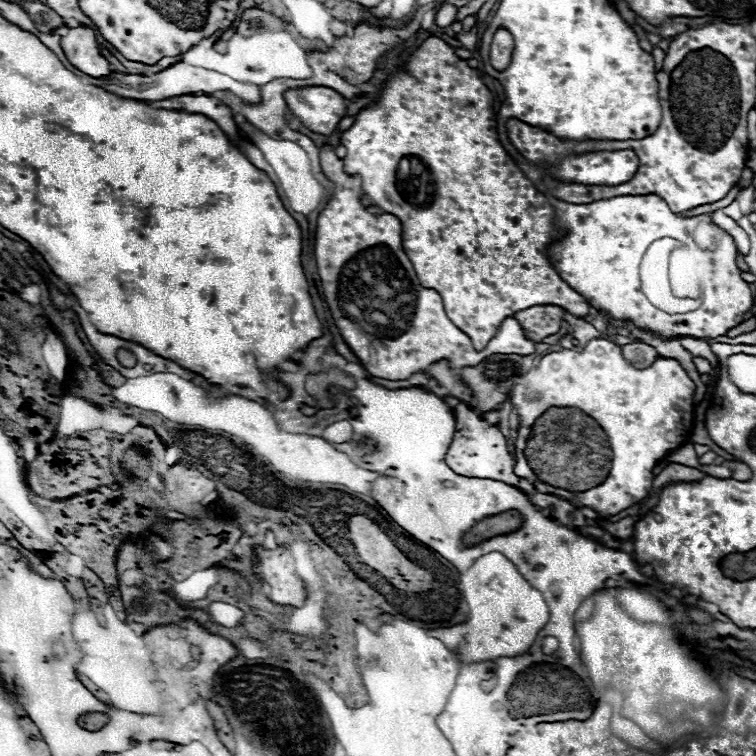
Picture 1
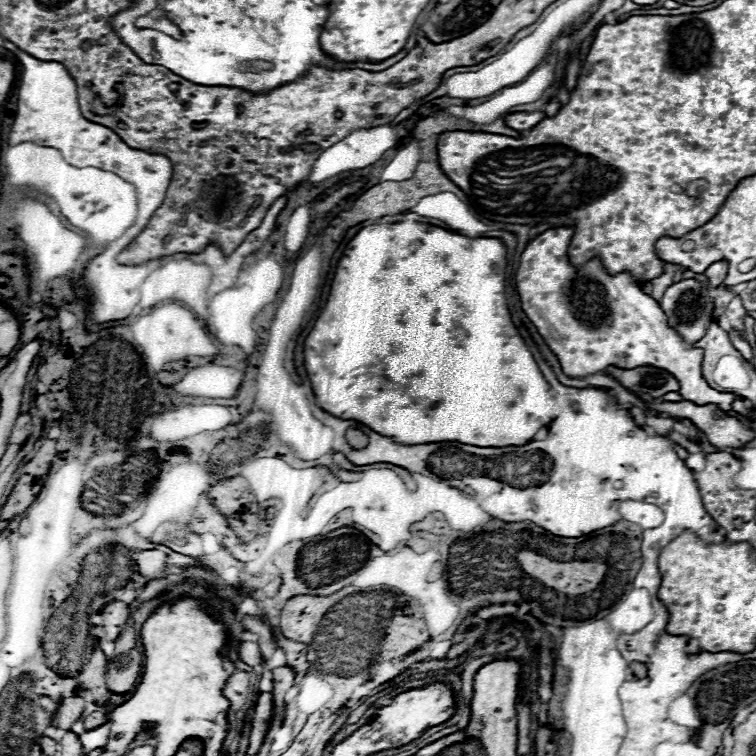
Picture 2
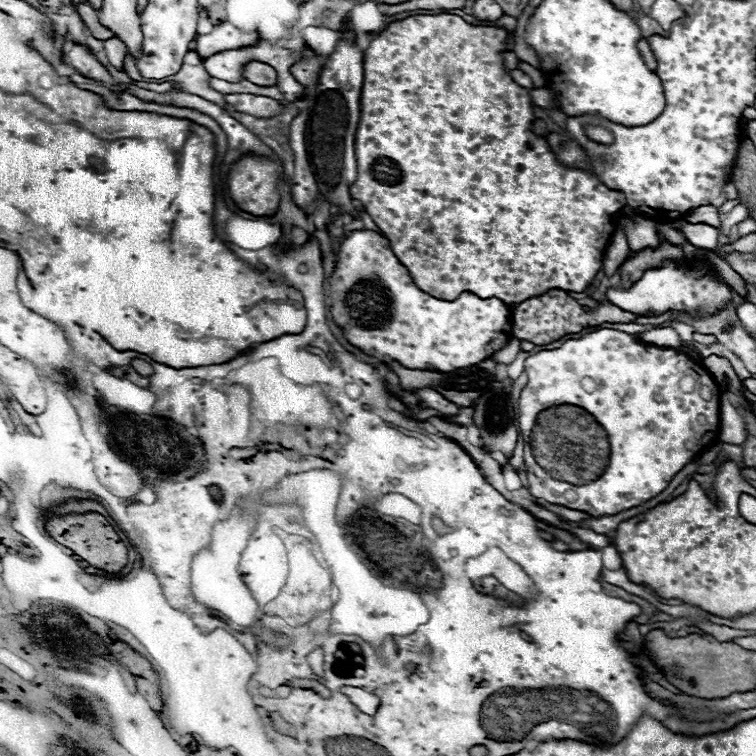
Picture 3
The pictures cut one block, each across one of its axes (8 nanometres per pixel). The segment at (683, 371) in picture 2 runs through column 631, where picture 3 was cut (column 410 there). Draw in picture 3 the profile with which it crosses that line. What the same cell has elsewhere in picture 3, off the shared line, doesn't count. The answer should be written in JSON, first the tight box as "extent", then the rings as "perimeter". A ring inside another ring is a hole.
{"extent":[328,230,512,370],"perimeter":[[[354,230],[342,240],[338,262],[328,286],[330,314],[336,326],[342,328],[344,338],[362,352],[376,350],[372,352],[374,356],[388,356],[412,370],[460,370],[464,366],[472,366],[472,362],[488,360],[512,338],[512,312],[508,304],[498,298],[482,300],[472,292],[464,292],[456,300],[432,298],[416,288],[410,272],[394,256],[388,238],[374,230]]]}

